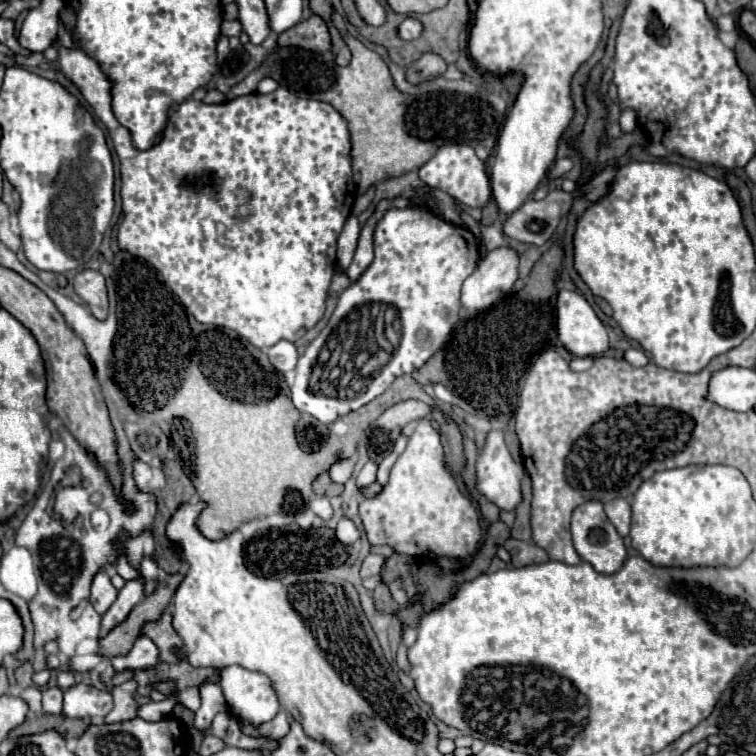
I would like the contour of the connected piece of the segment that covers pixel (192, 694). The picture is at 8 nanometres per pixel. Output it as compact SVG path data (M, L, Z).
M187 688L185 692L181 692L181 694L177 694L177 700L181 700L189 710L197 710L199 708L199 694L197 694L197 690L195 688Z

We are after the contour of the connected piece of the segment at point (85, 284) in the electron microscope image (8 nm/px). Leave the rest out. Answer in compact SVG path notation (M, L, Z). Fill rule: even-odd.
M81 270L75 276L75 292L87 302L89 310L93 312L95 318L105 320L107 318L107 288L105 288L105 278L97 270Z

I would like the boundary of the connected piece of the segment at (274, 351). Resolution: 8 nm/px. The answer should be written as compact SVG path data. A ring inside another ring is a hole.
M281 340L275 346L271 346L267 350L267 356L271 360L271 364L279 370L279 372L287 372L293 370L297 364L297 348L293 342L289 340Z

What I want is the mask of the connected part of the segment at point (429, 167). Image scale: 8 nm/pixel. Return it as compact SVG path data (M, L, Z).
M467 144L441 146L437 154L419 168L419 178L432 188L437 188L463 203L476 203L484 206L491 196L491 184L485 172L485 164L475 156L473 148Z

